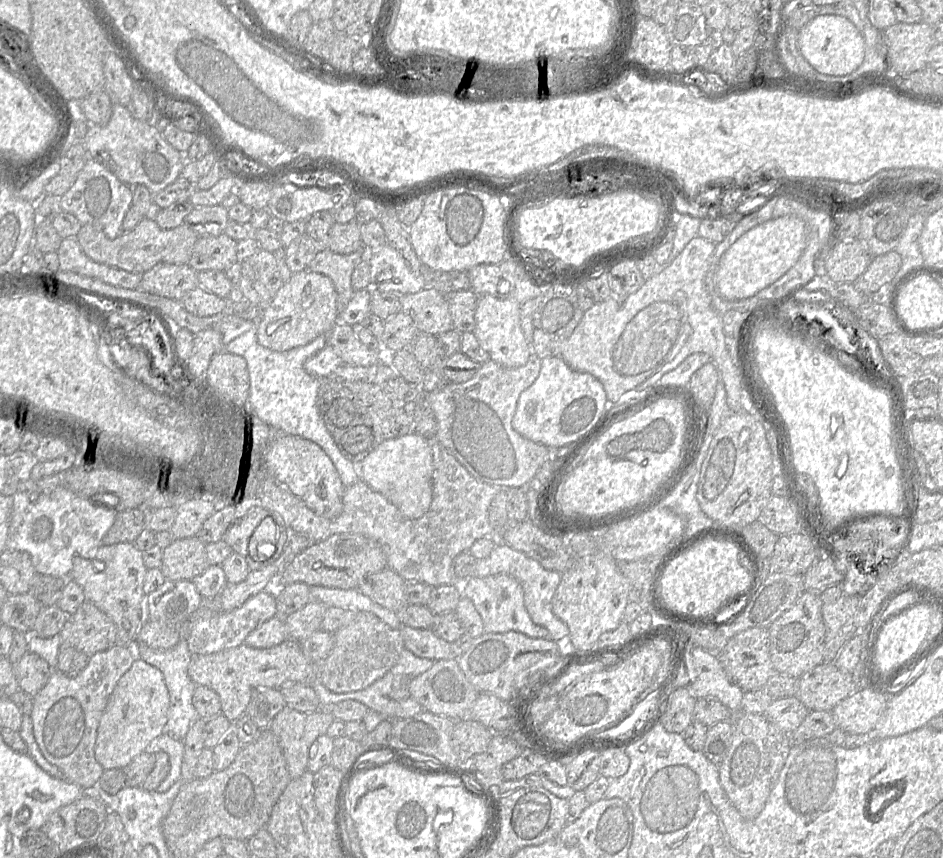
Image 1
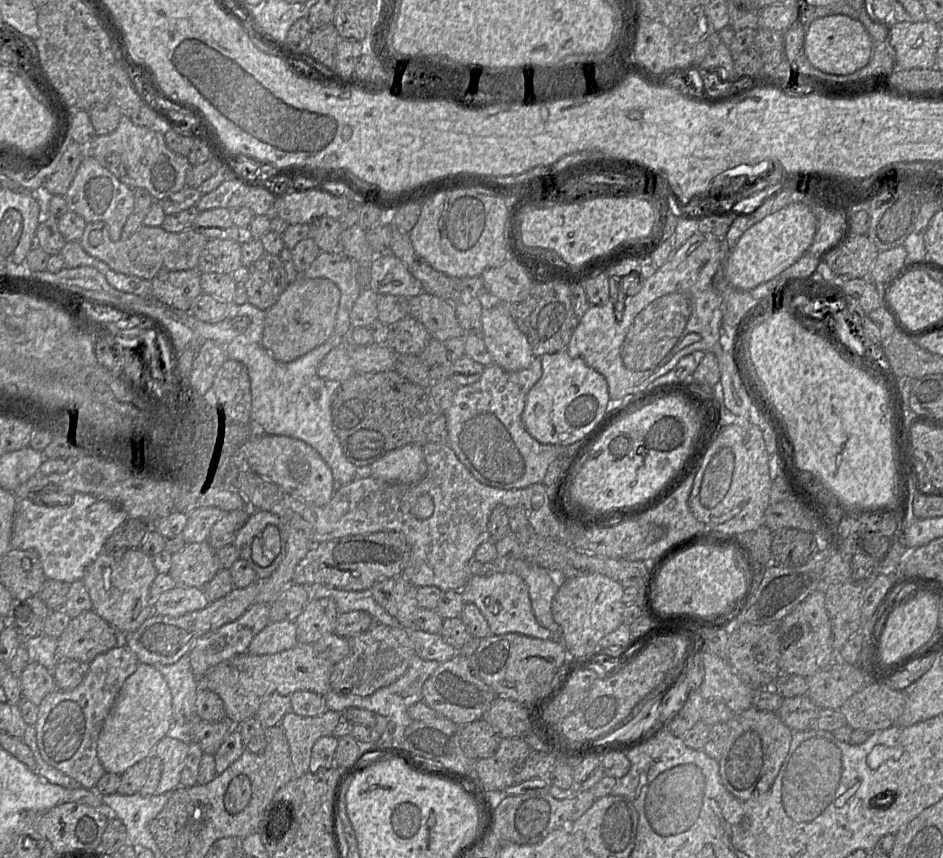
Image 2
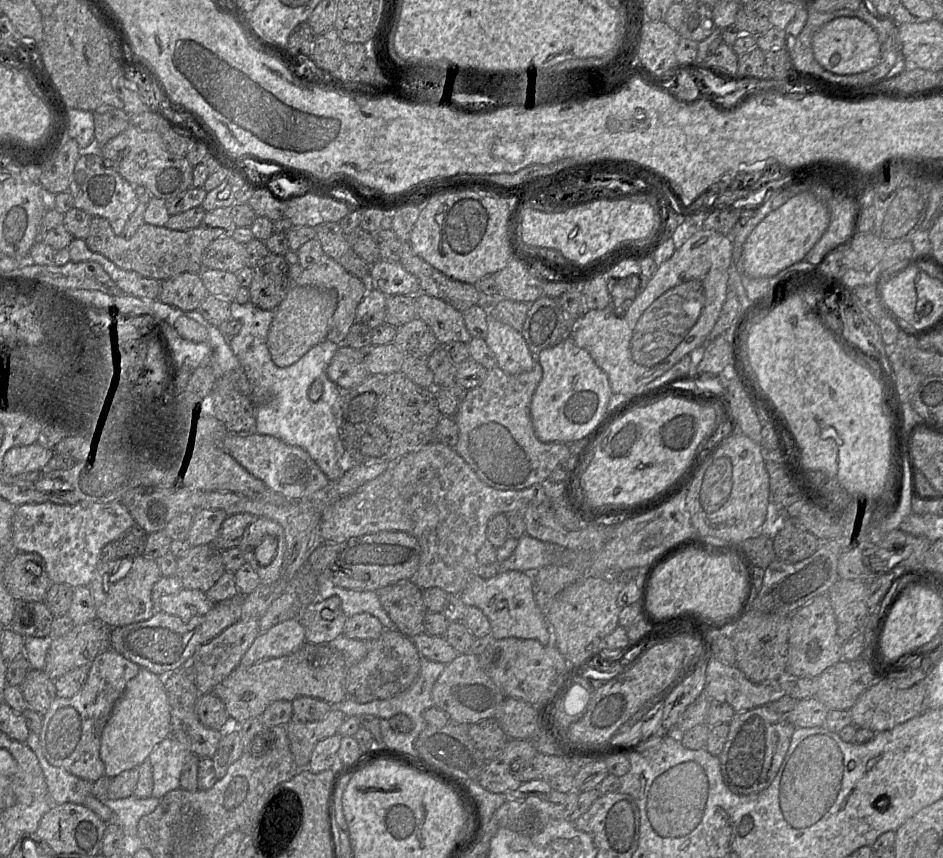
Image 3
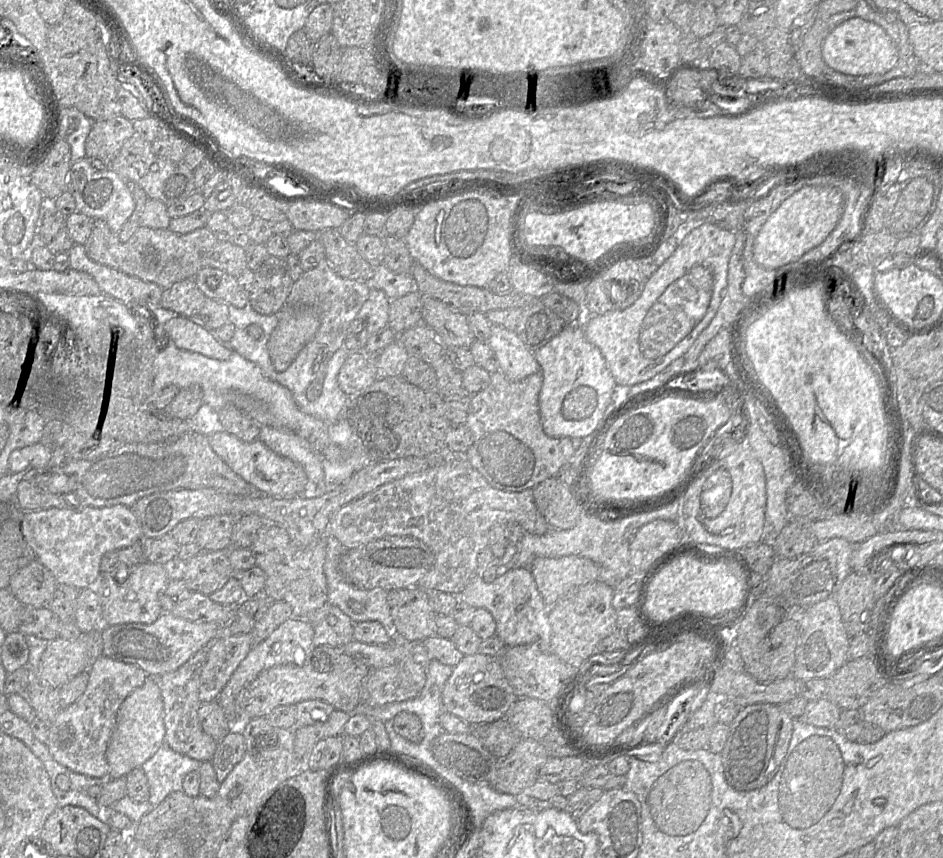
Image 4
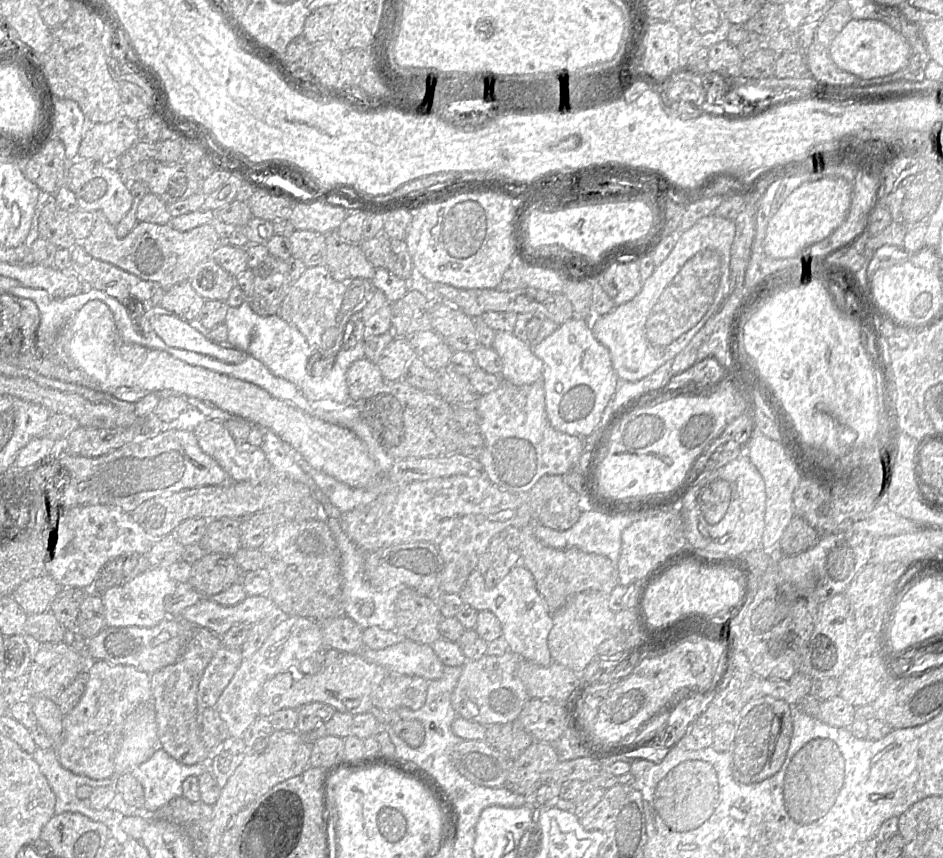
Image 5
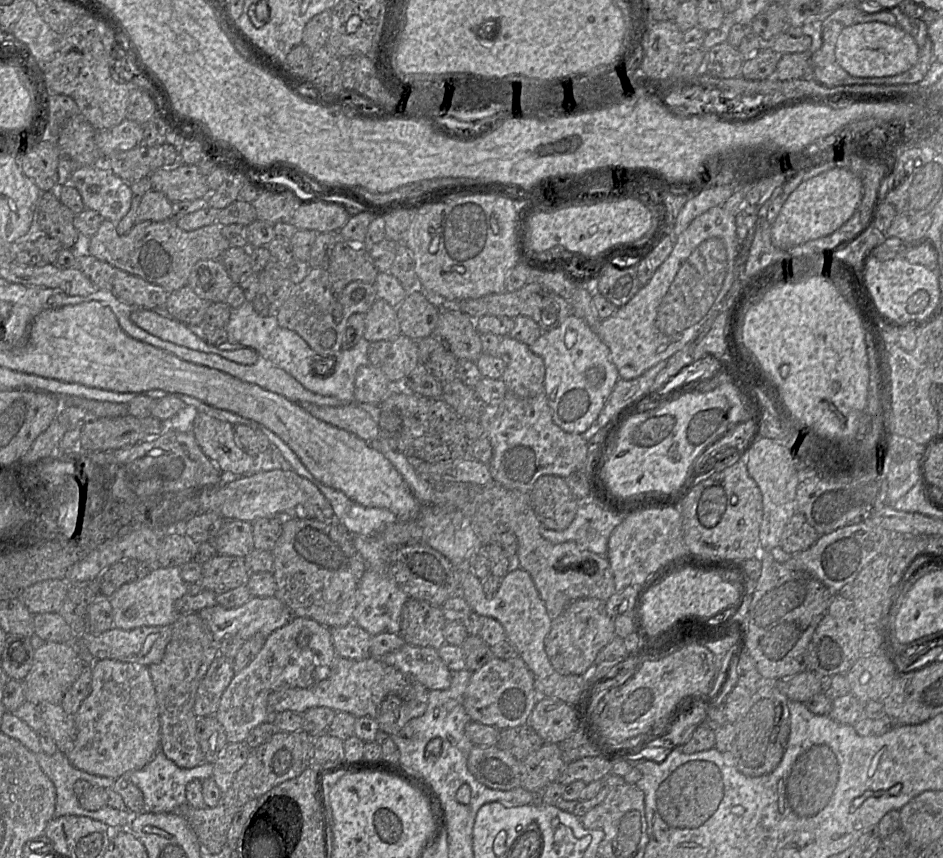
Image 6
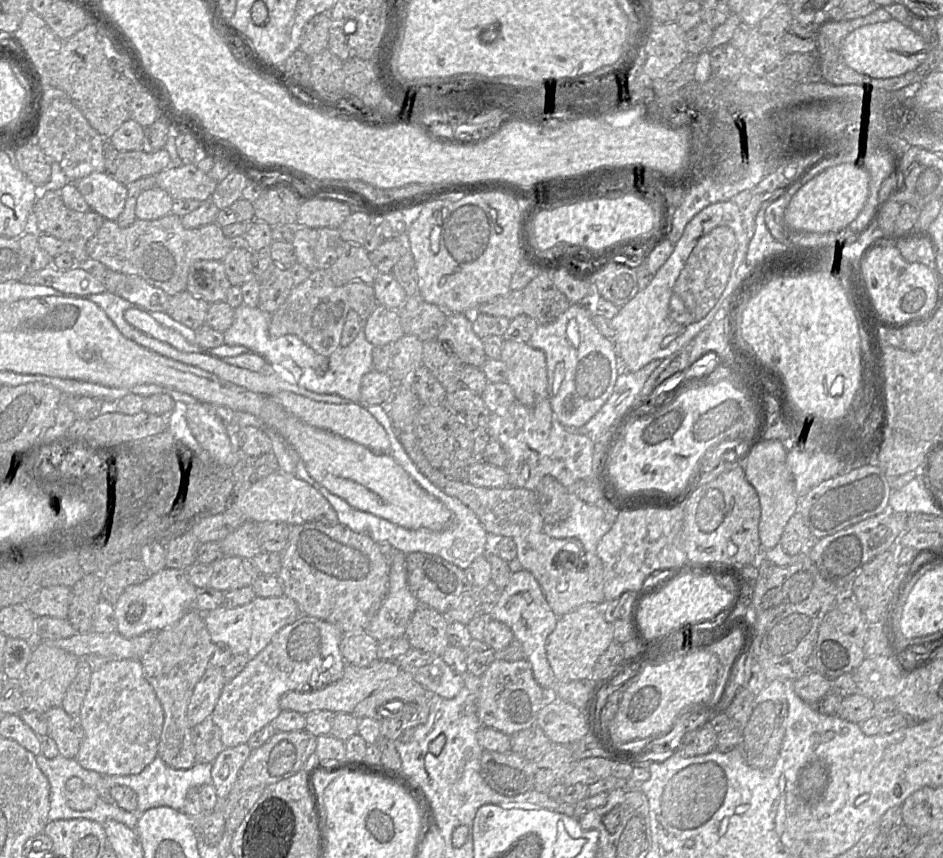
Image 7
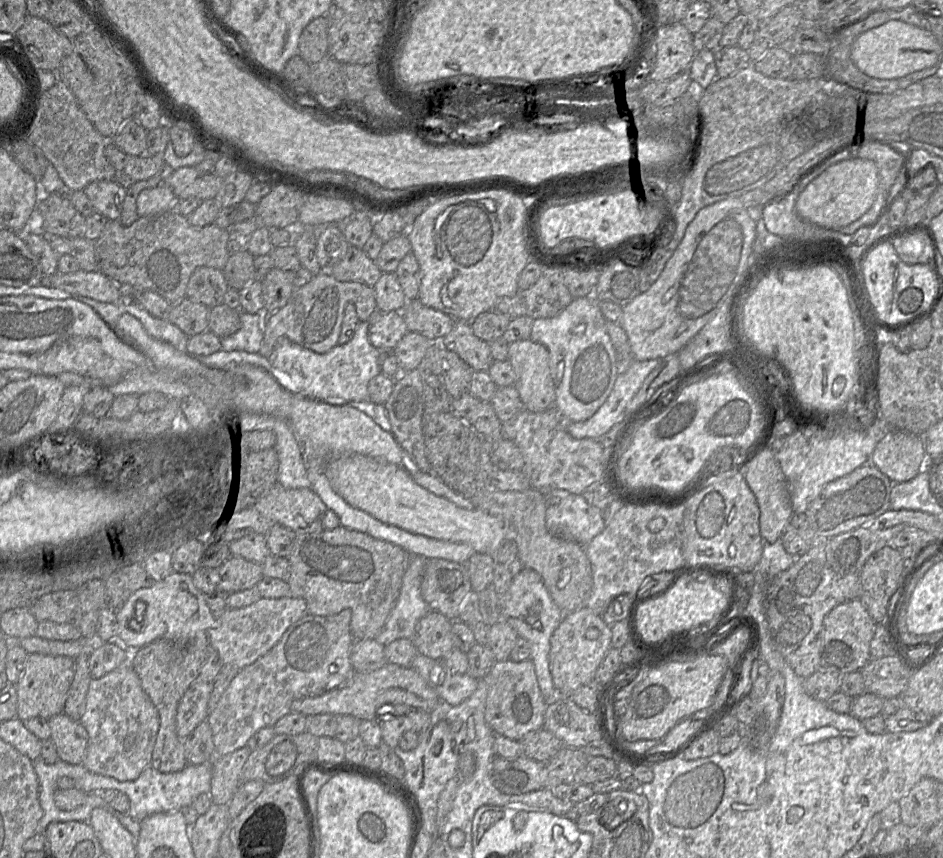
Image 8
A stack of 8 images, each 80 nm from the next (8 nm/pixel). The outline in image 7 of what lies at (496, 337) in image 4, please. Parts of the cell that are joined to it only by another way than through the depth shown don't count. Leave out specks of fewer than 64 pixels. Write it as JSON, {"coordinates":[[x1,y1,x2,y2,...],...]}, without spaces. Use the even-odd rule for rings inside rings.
{"coordinates":[[504,341,500,359,506,365,507,383,516,401,531,407,548,399,548,375,543,351,525,342]]}

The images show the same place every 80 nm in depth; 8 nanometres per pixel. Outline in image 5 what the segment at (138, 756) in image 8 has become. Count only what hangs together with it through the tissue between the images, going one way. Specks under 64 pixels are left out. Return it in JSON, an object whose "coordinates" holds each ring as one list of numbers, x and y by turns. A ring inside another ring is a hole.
{"coordinates":[[91,660,89,679,78,704,63,717,62,741,55,745,59,762,71,772,92,779,115,777,114,759,121,746,127,717,141,703,152,700,151,674,130,665,113,664,106,660]]}

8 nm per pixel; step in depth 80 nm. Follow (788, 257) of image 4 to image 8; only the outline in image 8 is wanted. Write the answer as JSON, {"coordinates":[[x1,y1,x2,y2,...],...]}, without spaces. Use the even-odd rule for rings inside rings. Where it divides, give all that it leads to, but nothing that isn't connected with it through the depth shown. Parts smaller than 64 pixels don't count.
{"coordinates":[[853,158,840,161,812,180,799,194,797,214,826,229,841,229,862,217,877,196,878,169,869,159]]}

